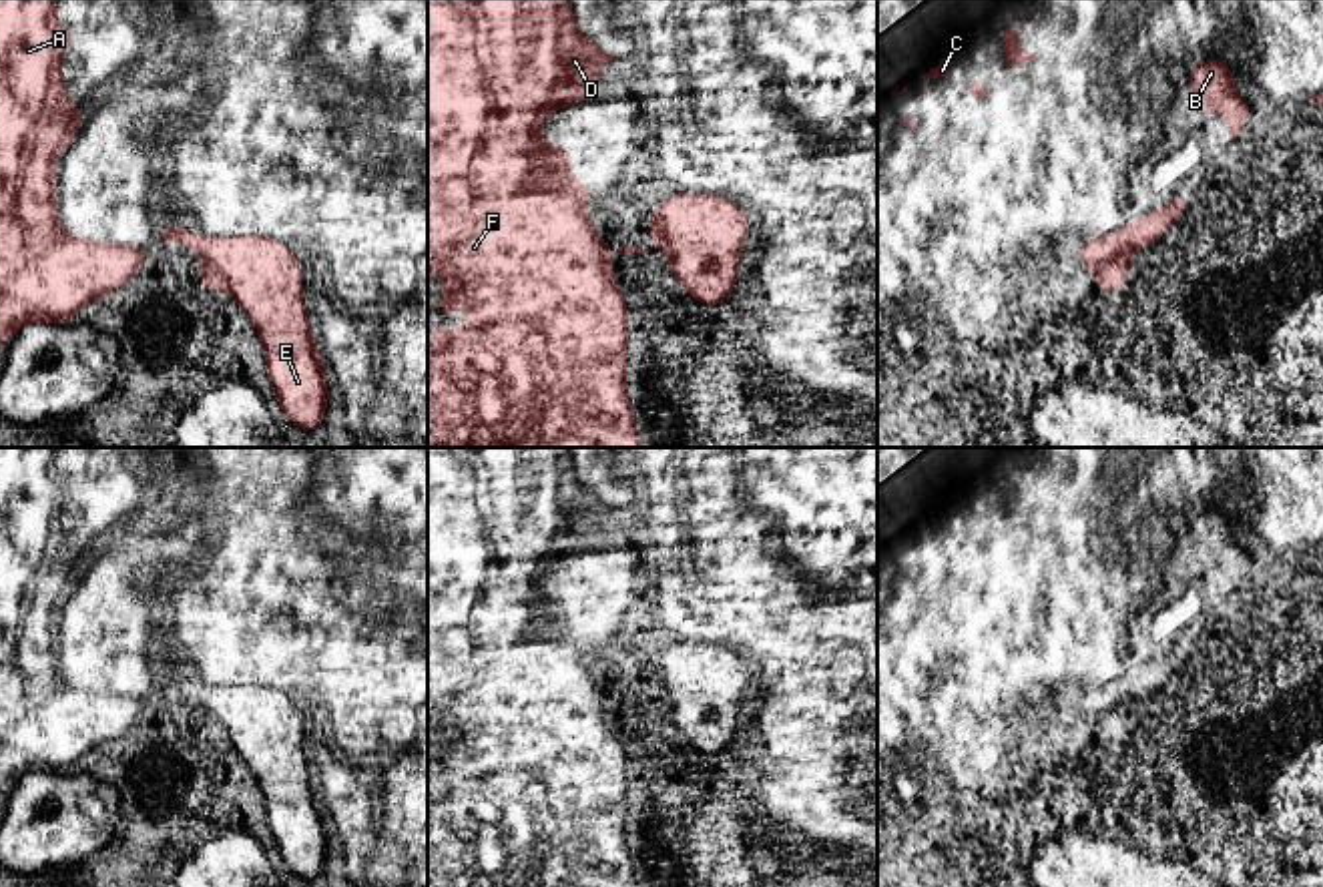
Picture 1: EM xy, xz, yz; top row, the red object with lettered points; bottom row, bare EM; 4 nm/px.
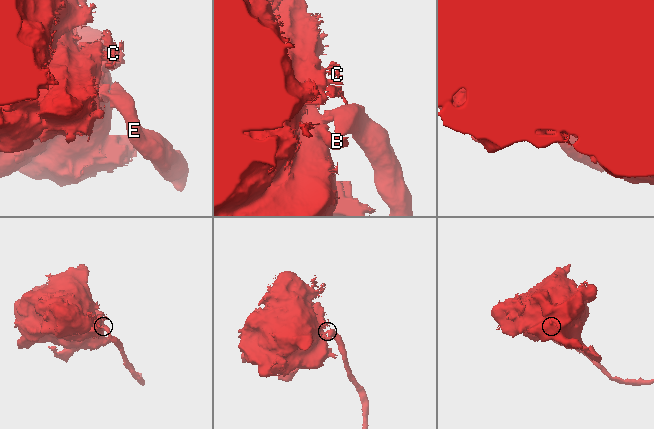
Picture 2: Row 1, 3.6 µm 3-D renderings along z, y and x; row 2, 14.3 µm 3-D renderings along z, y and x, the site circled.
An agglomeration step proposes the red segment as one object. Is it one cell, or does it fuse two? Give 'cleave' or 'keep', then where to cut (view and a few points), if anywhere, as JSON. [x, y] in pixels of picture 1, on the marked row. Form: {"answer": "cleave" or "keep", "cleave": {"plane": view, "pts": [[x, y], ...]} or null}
{"answer": "cleave", "cleave": {"plane": "yz", "pts": [[1131, 251], [1119, 249], [1103, 261], [1085, 261]]}}

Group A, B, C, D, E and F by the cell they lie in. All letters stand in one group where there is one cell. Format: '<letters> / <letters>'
A B C D F / E

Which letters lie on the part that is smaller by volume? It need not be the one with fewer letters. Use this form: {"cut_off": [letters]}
{"cut_off": ["E"]}

